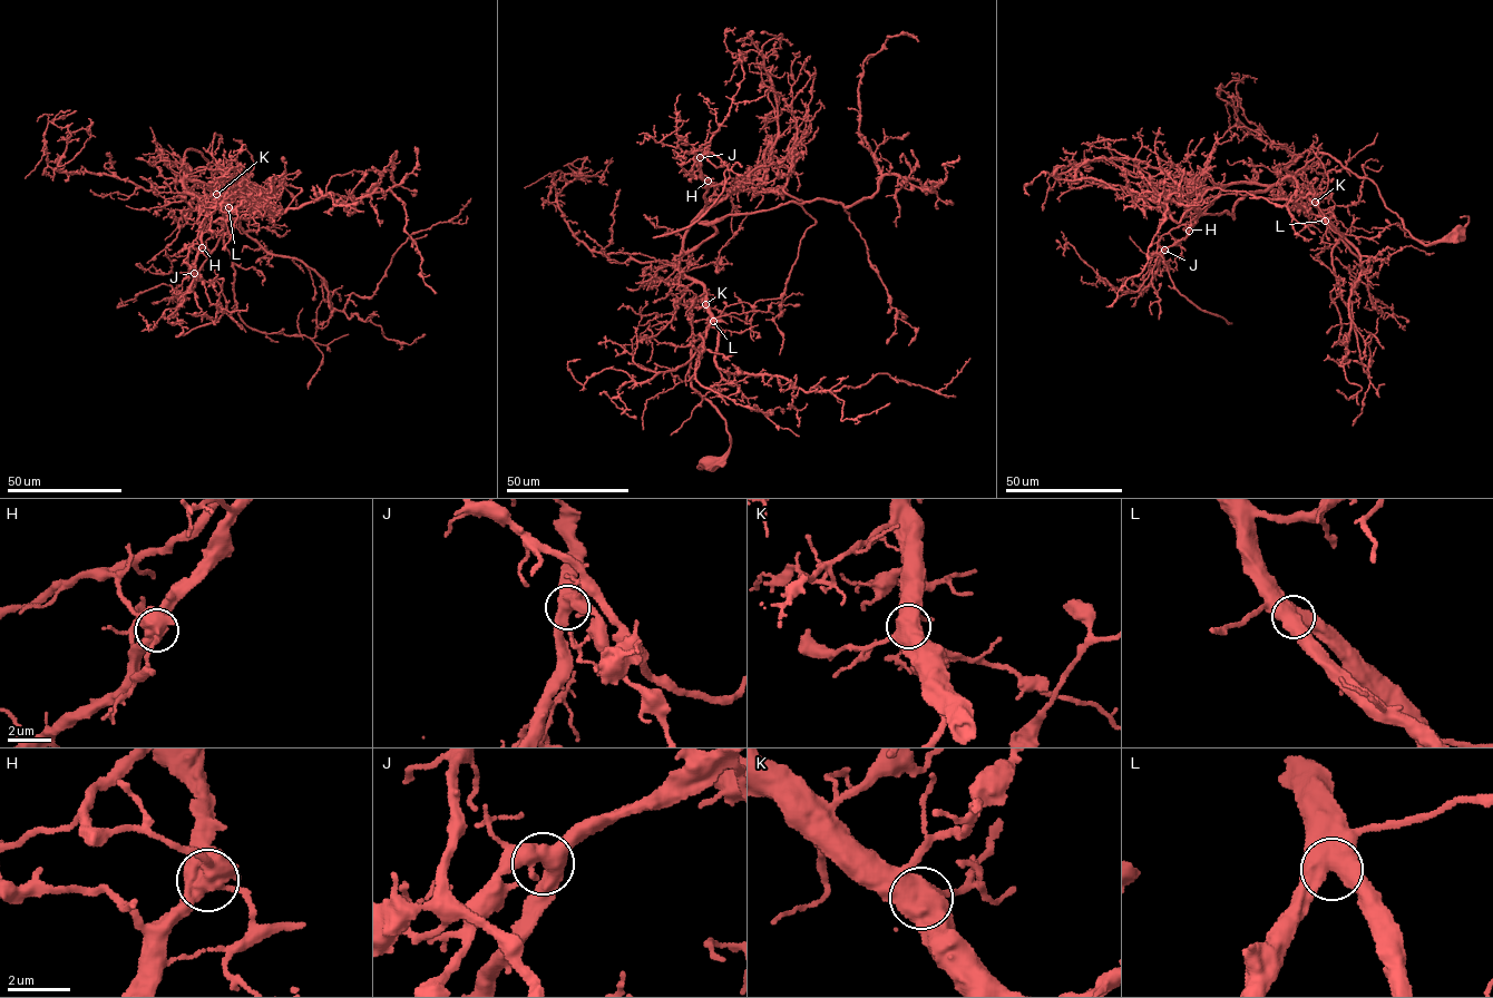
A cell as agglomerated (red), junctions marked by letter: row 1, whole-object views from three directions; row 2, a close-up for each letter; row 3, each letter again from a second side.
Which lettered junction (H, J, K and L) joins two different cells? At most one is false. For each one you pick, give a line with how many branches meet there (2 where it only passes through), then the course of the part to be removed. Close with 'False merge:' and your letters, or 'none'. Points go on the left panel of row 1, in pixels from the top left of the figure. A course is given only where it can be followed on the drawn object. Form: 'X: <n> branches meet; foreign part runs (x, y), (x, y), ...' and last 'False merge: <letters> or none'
H: 4 branches meet; foreign part runs (202, 247), (193, 245), (184, 262), (208, 282), (223, 280), (222, 292), (227, 307), (217, 320), (175, 336)
False merge: H

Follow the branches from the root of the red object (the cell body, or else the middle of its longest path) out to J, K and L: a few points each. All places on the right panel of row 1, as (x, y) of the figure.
J: (1456, 234), (1428, 245), (1416, 241), (1374, 184), (1318, 153), (1276, 184), (1229, 184), (1187, 235), (1164, 250)
K: (1456, 234), (1428, 245), (1416, 241), (1374, 184), (1327, 154), (1318, 153), (1294, 175), (1315, 202)
L: (1456, 234), (1428, 245), (1416, 241), (1402, 218), (1388, 209), (1374, 184), (1318, 153), (1294, 176), (1325, 221)

